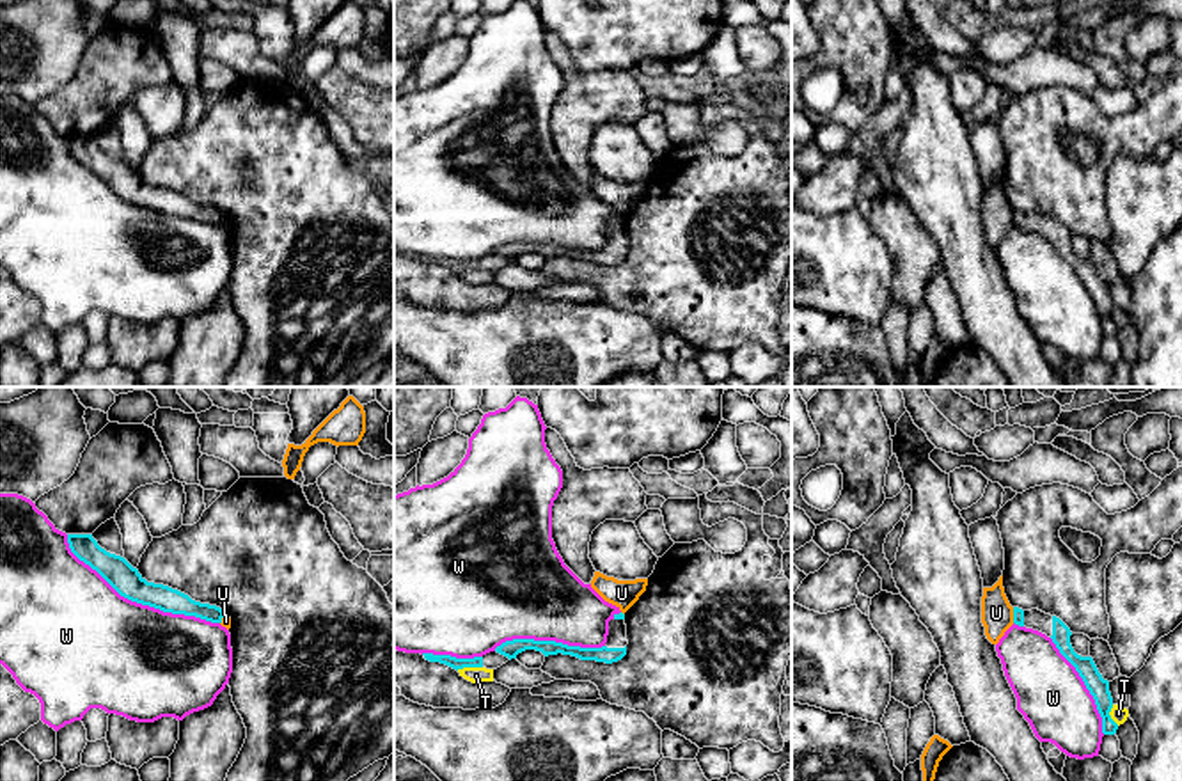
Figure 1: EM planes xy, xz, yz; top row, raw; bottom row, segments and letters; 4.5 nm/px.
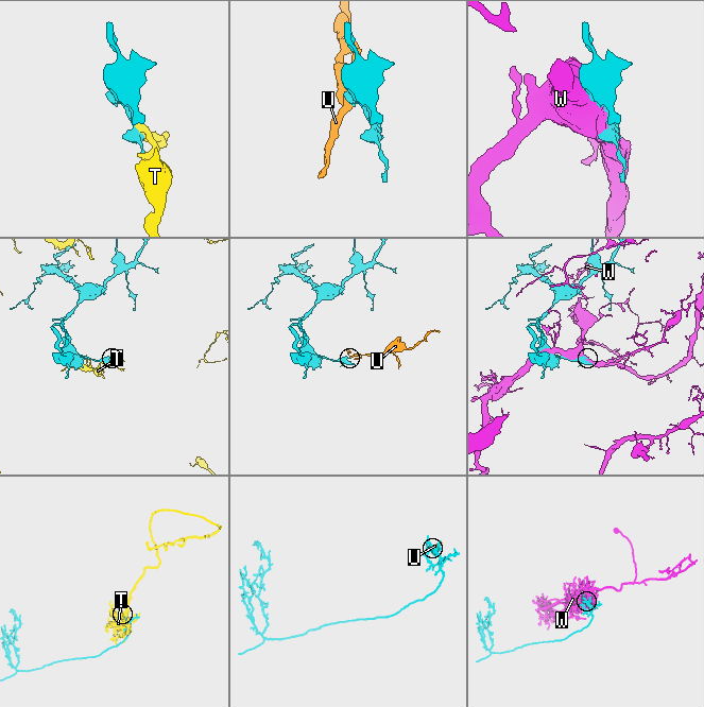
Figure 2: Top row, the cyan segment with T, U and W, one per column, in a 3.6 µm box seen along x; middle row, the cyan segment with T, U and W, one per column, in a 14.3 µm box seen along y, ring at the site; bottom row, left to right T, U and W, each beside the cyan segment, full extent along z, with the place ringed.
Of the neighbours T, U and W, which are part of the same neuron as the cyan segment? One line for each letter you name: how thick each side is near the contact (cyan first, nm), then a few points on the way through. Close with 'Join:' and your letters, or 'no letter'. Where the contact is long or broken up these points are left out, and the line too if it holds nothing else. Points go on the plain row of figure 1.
Join: no letter

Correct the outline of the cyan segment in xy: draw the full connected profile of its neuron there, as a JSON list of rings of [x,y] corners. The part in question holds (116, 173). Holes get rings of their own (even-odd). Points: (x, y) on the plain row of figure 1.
[[[67,137],[71,154],[96,172],[121,199],[163,215],[222,225],[224,211],[192,202],[163,186],[147,185],[124,160],[106,154],[92,137]]]

